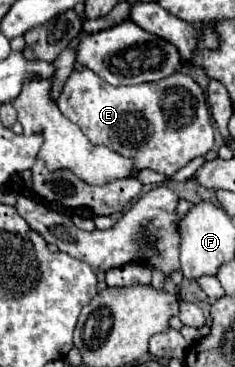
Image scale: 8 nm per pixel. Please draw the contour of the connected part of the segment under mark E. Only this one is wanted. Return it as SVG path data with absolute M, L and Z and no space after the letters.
M90 69L72 71L72 75L64 83L62 93L58 97L58 107L72 123L76 123L84 131L84 135L92 143L108 145L110 149L128 153L128 157L136 157L138 171L154 169L164 175L174 175L194 157L206 155L206 151L210 151L214 145L214 129L210 125L210 113L204 101L204 93L196 81L192 81L188 75L180 71L172 73L166 79L160 79L158 83L120 85L120 87L108 85L104 79L100 79Z

